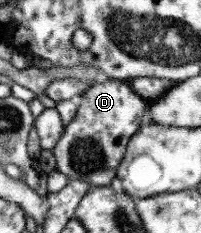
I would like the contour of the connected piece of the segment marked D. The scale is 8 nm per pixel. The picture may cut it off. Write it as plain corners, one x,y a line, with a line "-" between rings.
101,77
80,96
73,118
51,150
56,170
89,186
110,186
127,143
144,120
147,101
135,95
128,81

